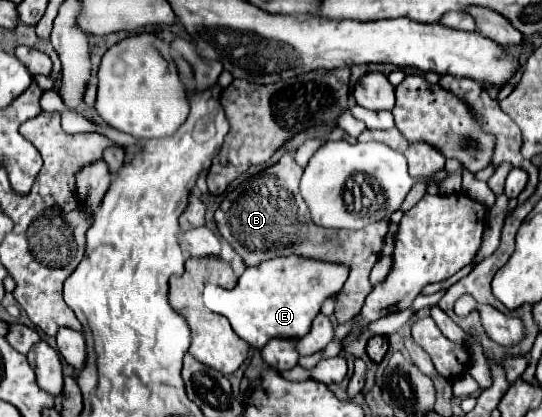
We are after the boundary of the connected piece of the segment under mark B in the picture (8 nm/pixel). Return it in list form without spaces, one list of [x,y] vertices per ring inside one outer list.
[[[281,157],[279,163],[267,169],[267,185],[259,179],[251,179],[249,185],[225,193],[219,209],[215,211],[215,221],[219,233],[229,241],[229,245],[241,255],[247,265],[259,265],[261,261],[283,257],[283,255],[303,255],[321,261],[343,261],[351,267],[349,279],[337,293],[339,303],[335,307],[335,317],[339,323],[349,321],[363,307],[365,297],[371,293],[369,273],[379,259],[381,239],[387,235],[389,219],[367,225],[359,231],[347,229],[325,229],[309,219],[309,211],[299,195],[299,177],[301,169],[293,163],[291,157]]]

